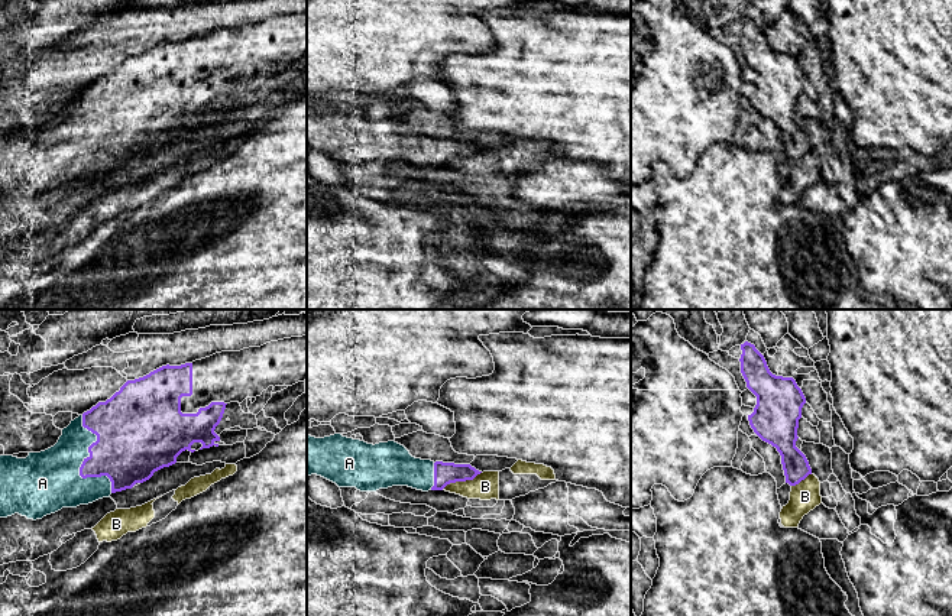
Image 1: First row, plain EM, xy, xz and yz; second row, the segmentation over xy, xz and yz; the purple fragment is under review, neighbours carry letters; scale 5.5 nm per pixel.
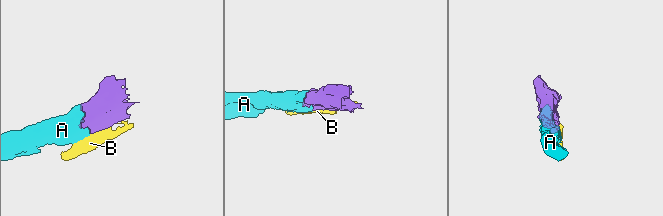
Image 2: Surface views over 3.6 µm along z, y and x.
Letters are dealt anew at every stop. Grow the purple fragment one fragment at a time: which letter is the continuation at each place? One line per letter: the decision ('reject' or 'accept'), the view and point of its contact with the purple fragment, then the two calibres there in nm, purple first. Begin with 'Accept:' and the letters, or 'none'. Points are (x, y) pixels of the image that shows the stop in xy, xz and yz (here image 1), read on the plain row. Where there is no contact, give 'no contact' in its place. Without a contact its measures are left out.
Accept: A
A: accept; meets purple in xy at (81, 140); 320 nm thick on the purple side, 340 nm on the other
B: reject; meets purple in xz at (460, 156); 130 nm thick on the purple side, 160 nm on the other

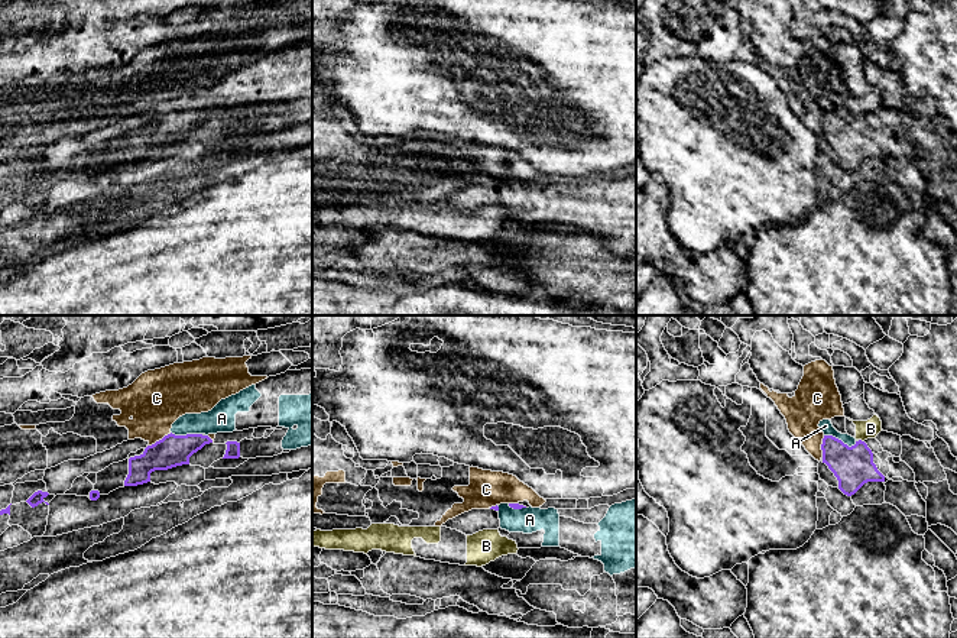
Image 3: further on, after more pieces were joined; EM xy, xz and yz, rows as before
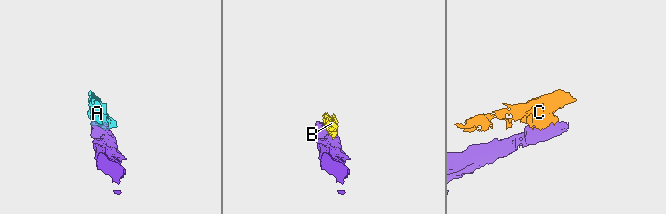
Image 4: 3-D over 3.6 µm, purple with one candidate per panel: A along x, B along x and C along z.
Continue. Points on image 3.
Accept: A
A: accept; meets purple in yz at (840, 116); 220 nm thick on the purple side, 70 nm on the other
B: reject; meets purple in yz at (860, 116); 220 nm thick on the purple side, 100 nm on the other
C: reject; meets purple in xy at (159, 116); 180 nm thick on the purple side, 320 nm on the other

